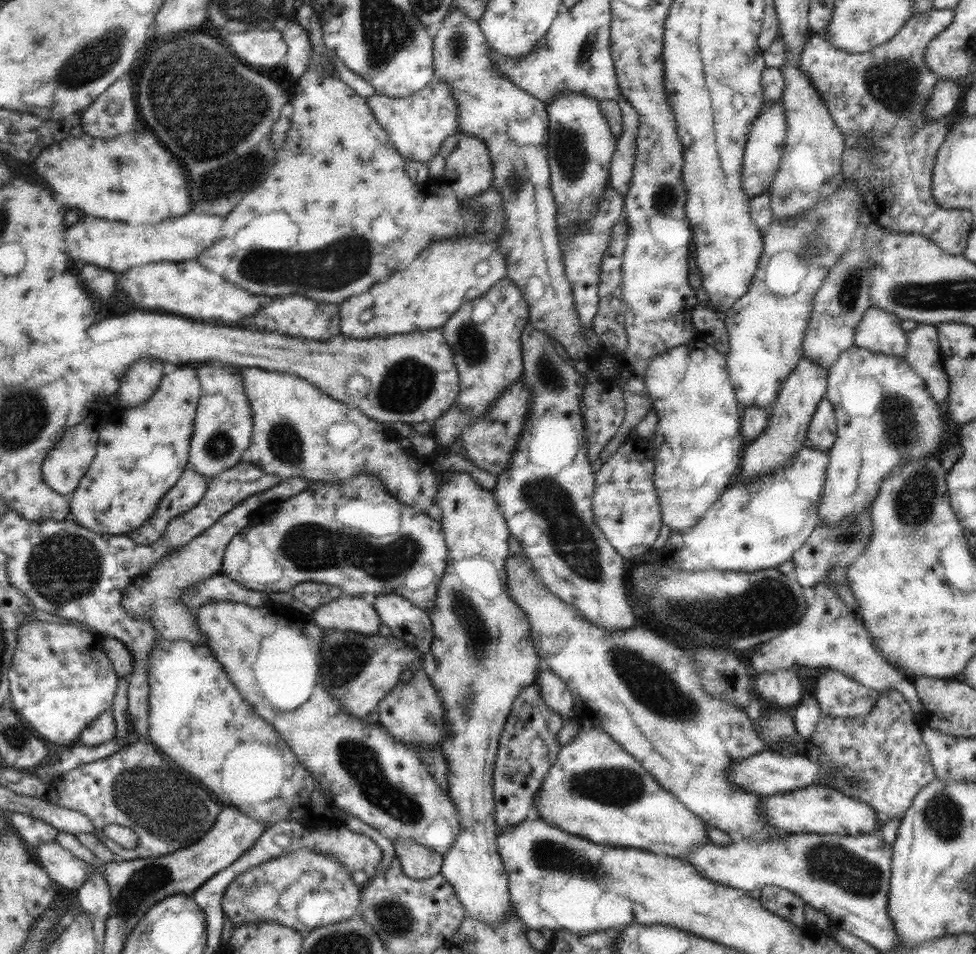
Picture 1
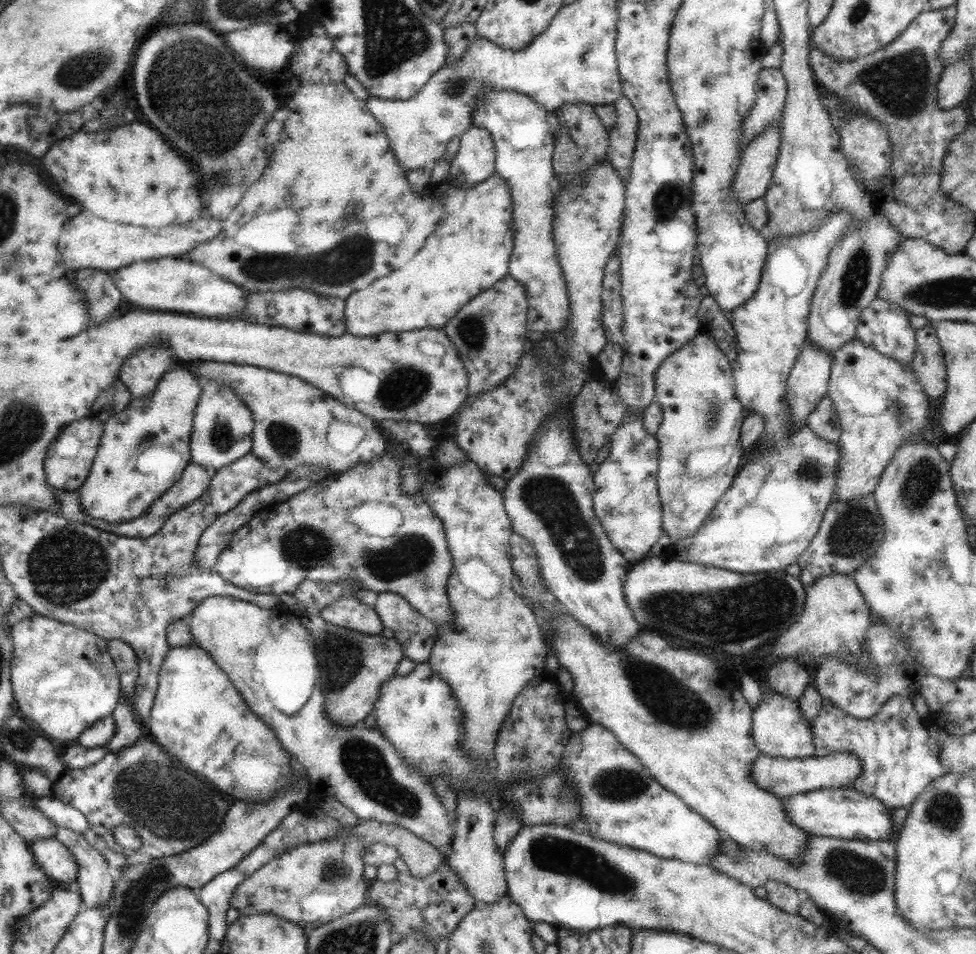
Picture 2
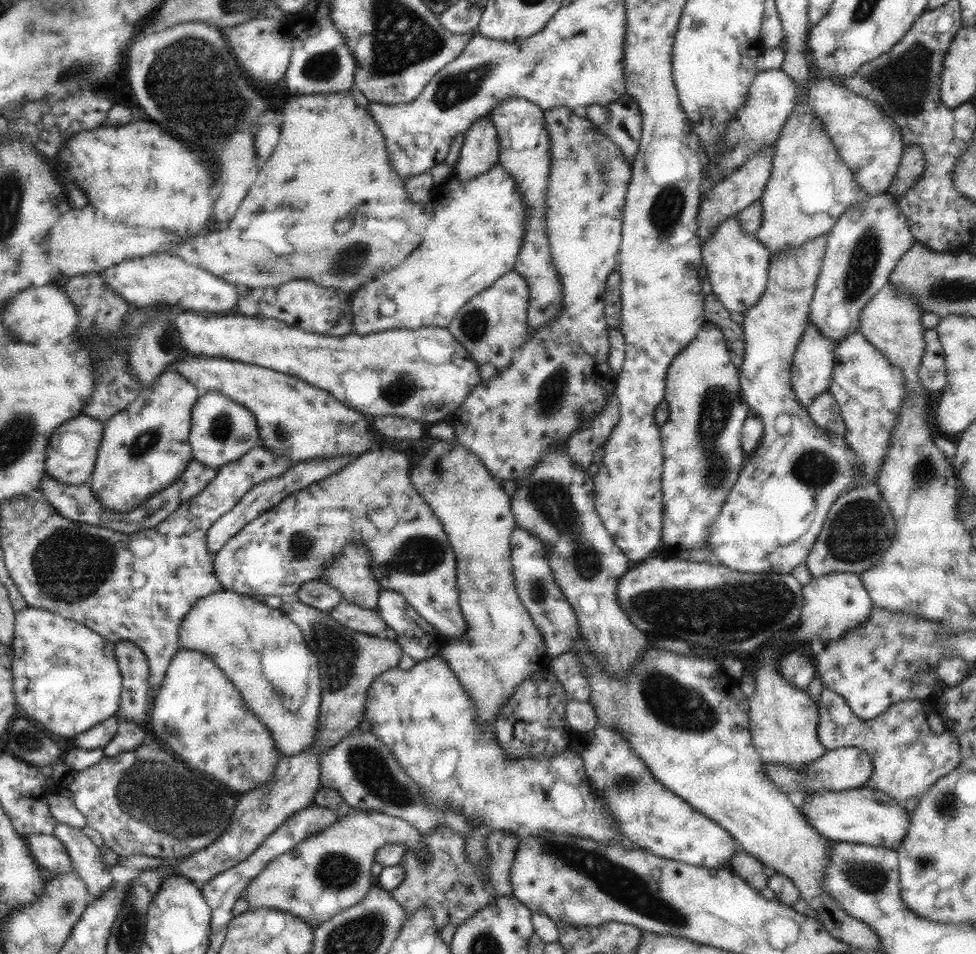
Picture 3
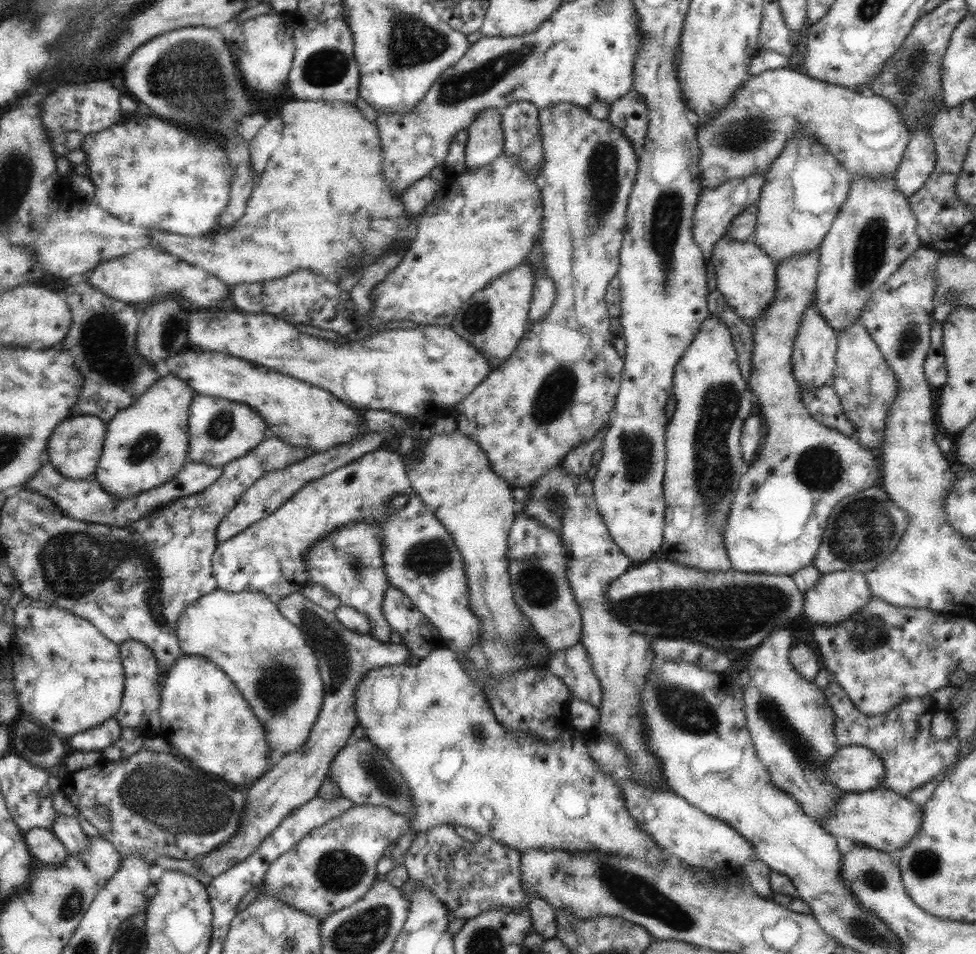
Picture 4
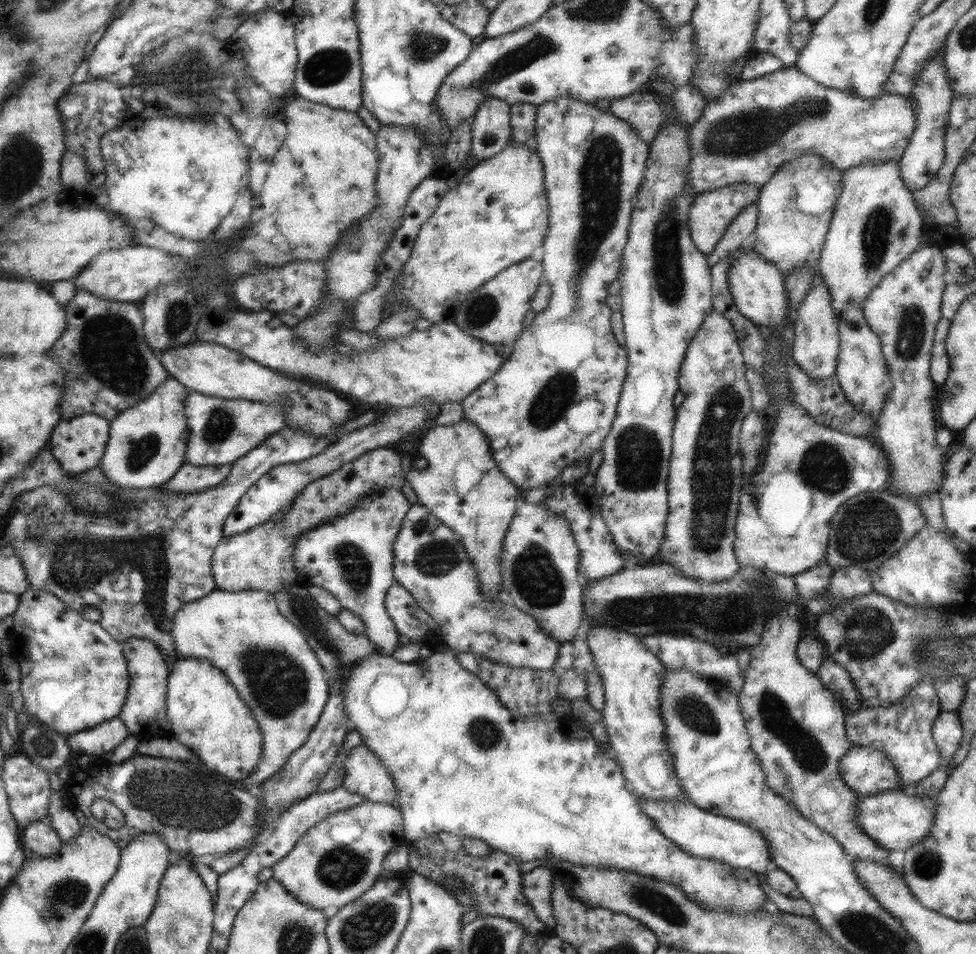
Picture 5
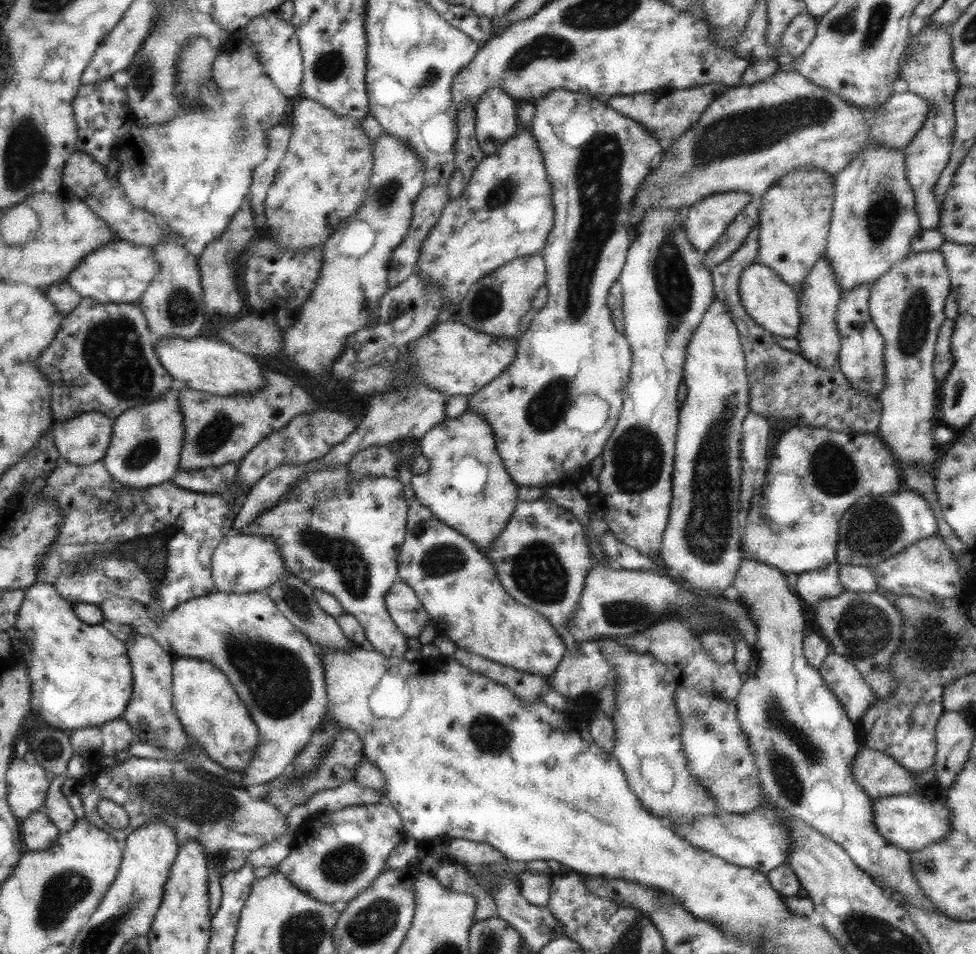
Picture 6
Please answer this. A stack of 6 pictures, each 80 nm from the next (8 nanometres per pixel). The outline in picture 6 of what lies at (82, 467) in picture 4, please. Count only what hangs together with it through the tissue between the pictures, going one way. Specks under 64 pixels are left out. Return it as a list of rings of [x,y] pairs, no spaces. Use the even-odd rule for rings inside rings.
[[[90,411],[70,420],[54,421],[49,430],[61,458],[86,466],[104,458],[114,421],[102,412]]]

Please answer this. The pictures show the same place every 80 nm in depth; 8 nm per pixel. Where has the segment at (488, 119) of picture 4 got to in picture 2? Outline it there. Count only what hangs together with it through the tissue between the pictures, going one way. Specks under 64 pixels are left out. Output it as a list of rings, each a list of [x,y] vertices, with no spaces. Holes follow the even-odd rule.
[[[471,125],[468,130],[461,134],[459,151],[449,164],[450,174],[446,178],[446,185],[464,189],[484,182],[495,173],[495,150],[491,134],[485,128]]]

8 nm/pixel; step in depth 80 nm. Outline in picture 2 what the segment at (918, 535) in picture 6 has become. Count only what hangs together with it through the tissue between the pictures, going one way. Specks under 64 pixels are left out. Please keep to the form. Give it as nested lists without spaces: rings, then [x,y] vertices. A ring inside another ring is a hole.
[[[873,493],[859,495],[850,502],[835,500],[824,511],[821,525],[808,548],[796,559],[800,567],[799,580],[803,585],[812,584],[816,579],[833,574],[848,575],[865,560],[873,557],[883,539],[883,520],[879,517]]]

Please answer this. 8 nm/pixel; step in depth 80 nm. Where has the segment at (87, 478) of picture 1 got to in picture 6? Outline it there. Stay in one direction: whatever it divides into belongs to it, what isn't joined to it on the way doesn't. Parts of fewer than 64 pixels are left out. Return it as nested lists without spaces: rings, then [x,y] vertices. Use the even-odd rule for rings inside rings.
[[[179,386],[173,387],[159,399],[142,406],[127,408],[115,418],[113,433],[106,454],[101,461],[117,487],[134,490],[154,487],[171,481],[180,469],[180,453],[185,428],[180,412]]]

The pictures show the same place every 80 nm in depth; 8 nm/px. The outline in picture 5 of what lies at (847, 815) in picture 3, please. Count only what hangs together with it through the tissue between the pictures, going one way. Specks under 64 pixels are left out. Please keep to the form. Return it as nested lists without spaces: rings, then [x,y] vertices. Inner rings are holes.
[[[896,790],[860,797],[860,799],[857,800],[858,818],[856,818],[856,823],[858,823],[858,827],[860,827],[865,834],[871,836],[880,847],[890,851],[905,851],[917,842],[920,842],[929,833],[930,828],[934,826],[934,818],[936,818],[935,800],[938,795],[939,794],[933,798],[922,798],[916,797],[913,792],[908,793],[902,790]]]

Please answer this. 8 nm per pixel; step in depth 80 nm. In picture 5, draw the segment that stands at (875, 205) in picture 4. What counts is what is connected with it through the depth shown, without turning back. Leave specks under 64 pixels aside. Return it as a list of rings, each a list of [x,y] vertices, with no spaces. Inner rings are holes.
[[[873,160],[873,162],[863,164],[862,166],[856,166],[850,170],[844,171],[843,173],[843,189],[838,197],[838,203],[835,205],[830,228],[826,236],[826,242],[820,253],[818,259],[819,264],[816,268],[816,270],[820,271],[820,275],[822,275],[822,281],[824,281],[824,284],[827,284],[827,287],[829,288],[829,294],[831,294],[831,305],[836,314],[843,314],[843,310],[846,310],[847,306],[852,306],[853,304],[858,304],[859,302],[866,300],[870,291],[880,283],[888,273],[892,272],[894,268],[898,267],[903,260],[906,260],[920,247],[920,237],[922,237],[924,230],[923,219],[916,207],[916,203],[914,203],[913,192],[906,188],[904,180],[900,178],[899,166],[900,164],[898,163],[898,160]]]

